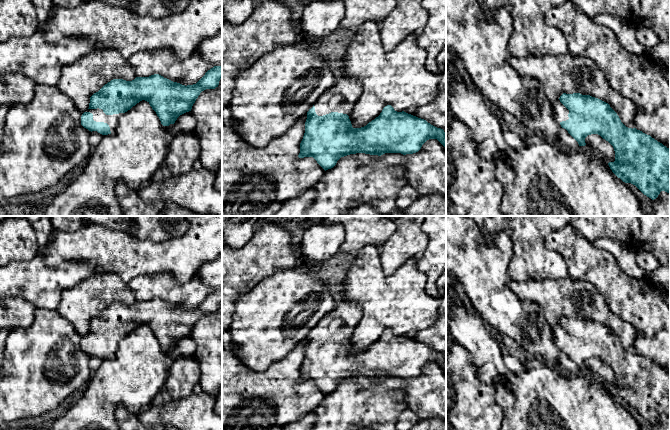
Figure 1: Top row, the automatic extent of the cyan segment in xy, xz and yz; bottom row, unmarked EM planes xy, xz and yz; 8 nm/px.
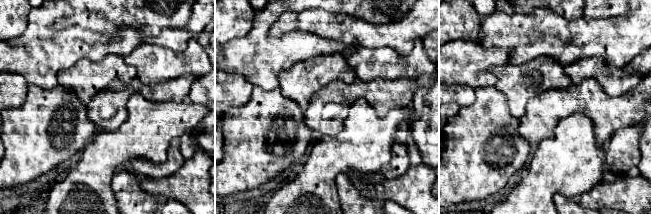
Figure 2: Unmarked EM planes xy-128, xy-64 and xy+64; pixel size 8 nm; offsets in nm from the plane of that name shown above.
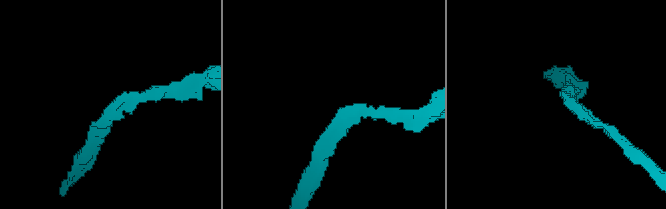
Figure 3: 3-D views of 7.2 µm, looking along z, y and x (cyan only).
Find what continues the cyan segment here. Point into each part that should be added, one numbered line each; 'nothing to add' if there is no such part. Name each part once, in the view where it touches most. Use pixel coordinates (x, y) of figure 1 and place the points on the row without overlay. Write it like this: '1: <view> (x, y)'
1: xz (341, 321)

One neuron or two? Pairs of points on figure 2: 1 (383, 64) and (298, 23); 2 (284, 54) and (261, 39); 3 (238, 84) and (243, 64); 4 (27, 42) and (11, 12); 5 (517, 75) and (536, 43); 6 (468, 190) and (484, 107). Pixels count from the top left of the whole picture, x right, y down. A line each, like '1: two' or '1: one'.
1: two
2: one
3: two
4: two
5: two
6: one

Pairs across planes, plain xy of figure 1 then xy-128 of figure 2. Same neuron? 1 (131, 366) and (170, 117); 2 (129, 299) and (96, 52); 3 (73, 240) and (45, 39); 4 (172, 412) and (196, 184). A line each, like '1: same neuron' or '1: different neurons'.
1: same neuron
2: different neurons
3: different neurons
4: same neuron

